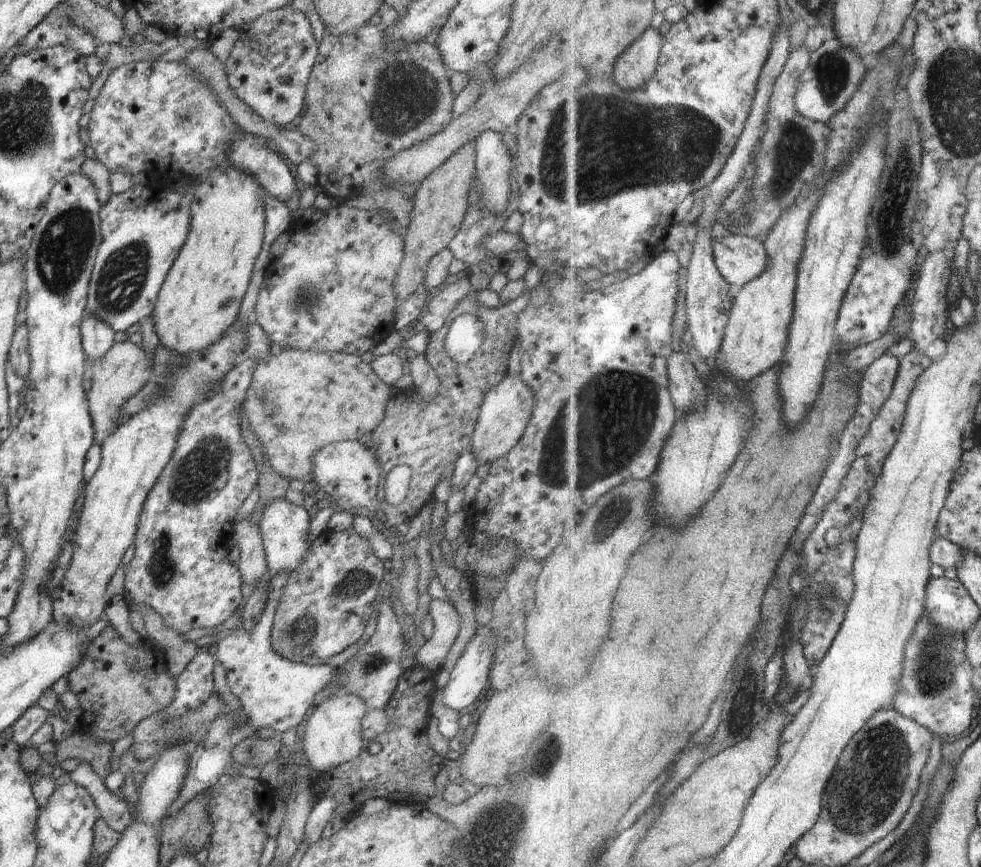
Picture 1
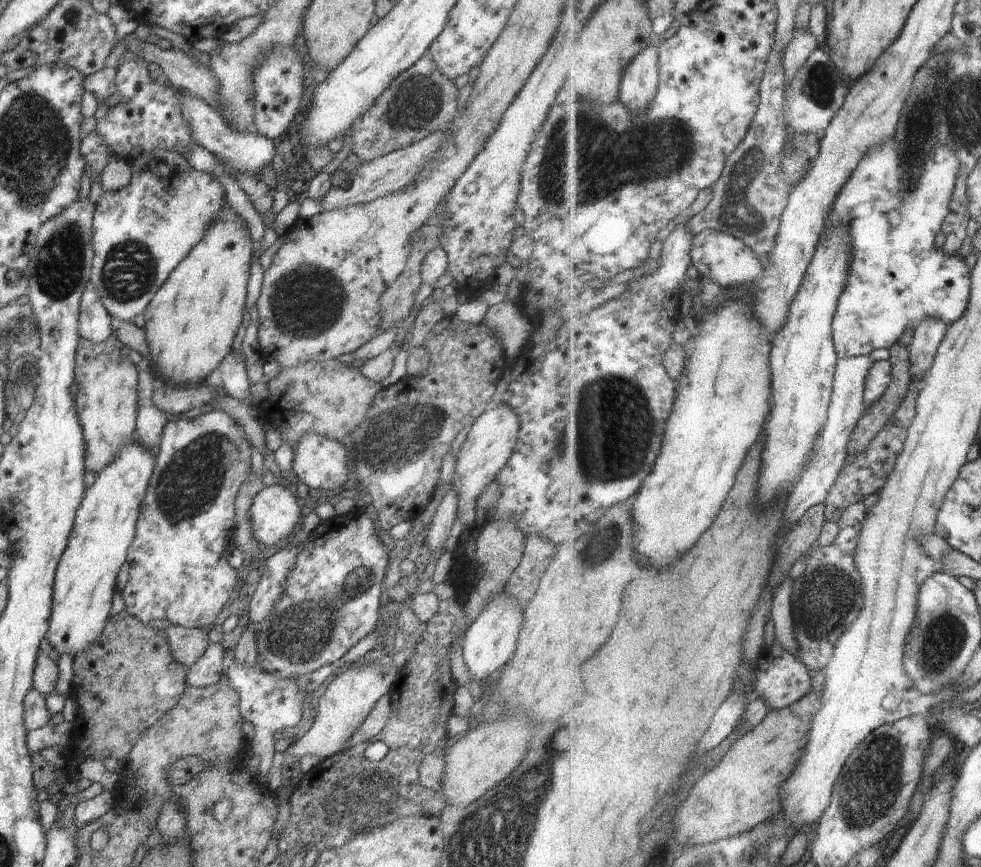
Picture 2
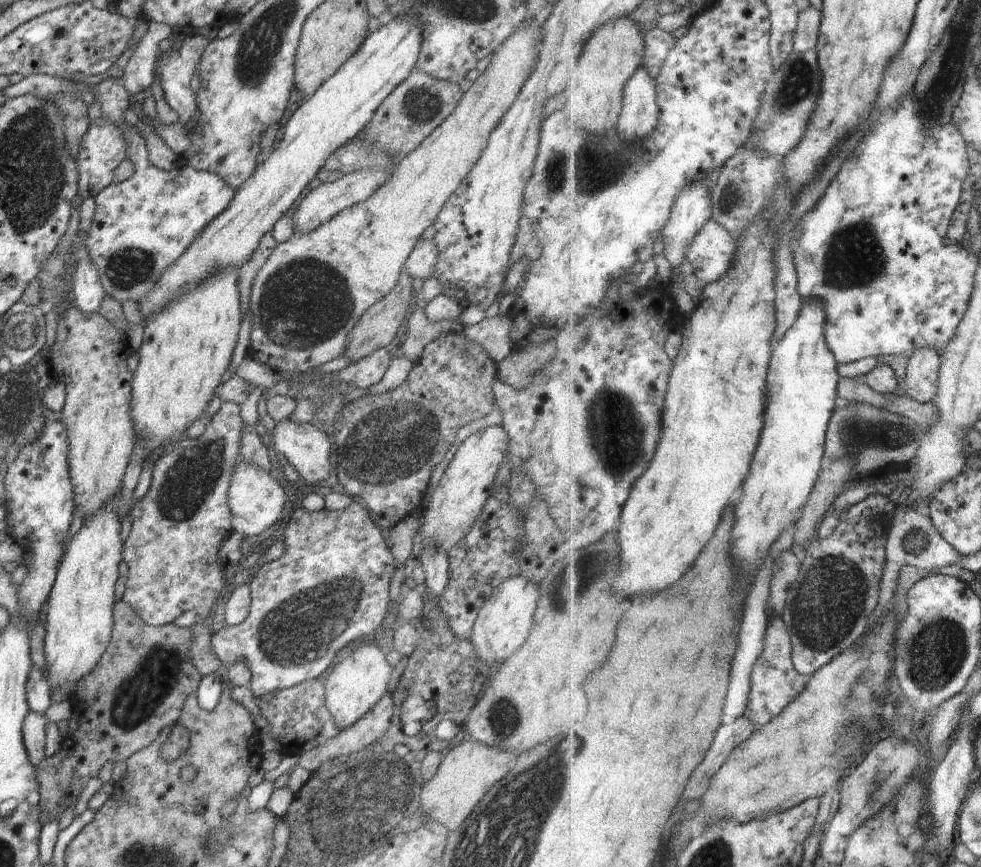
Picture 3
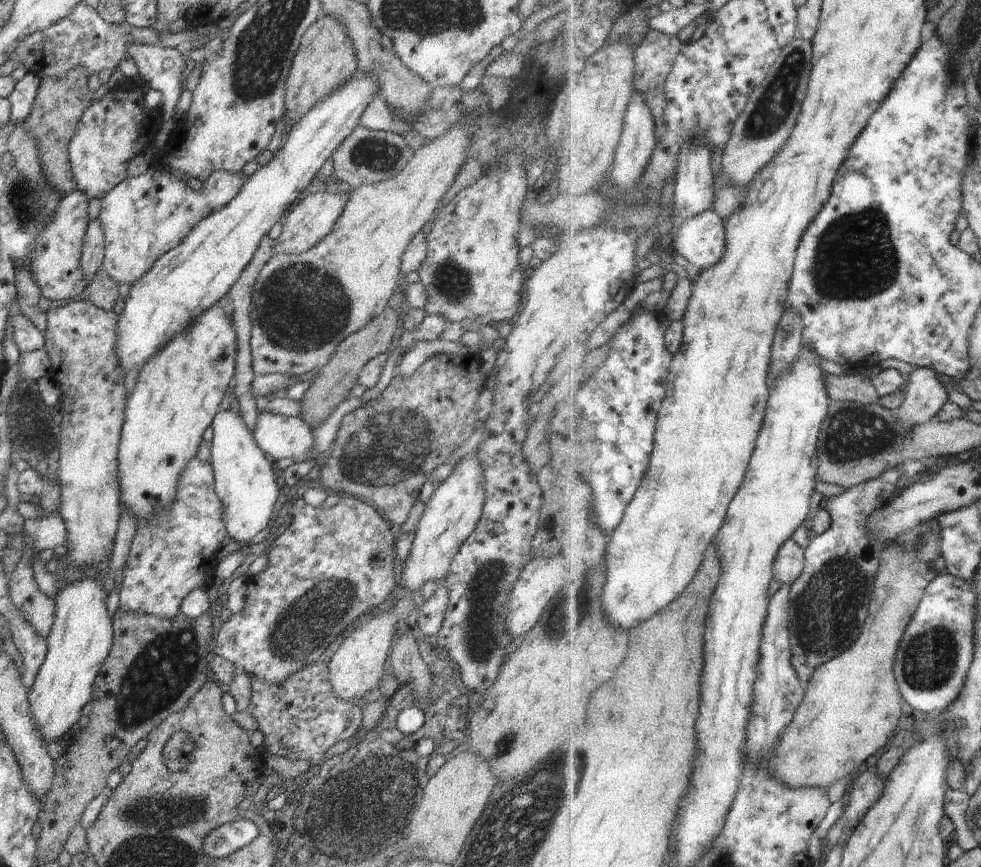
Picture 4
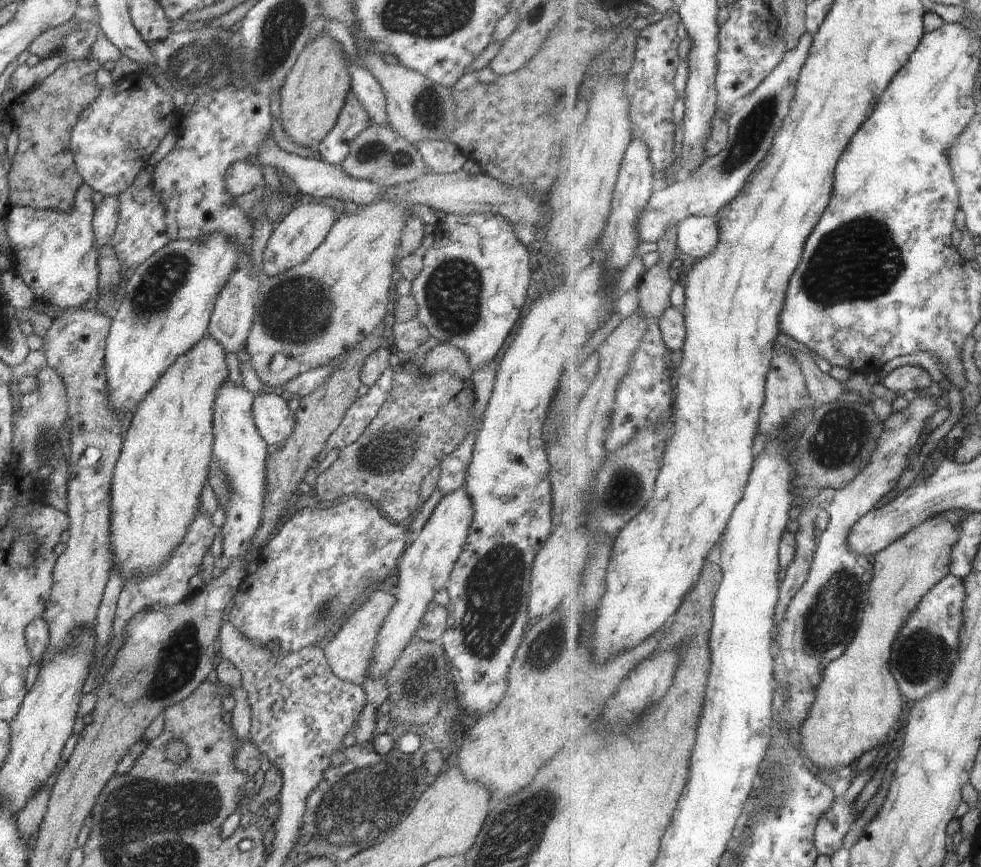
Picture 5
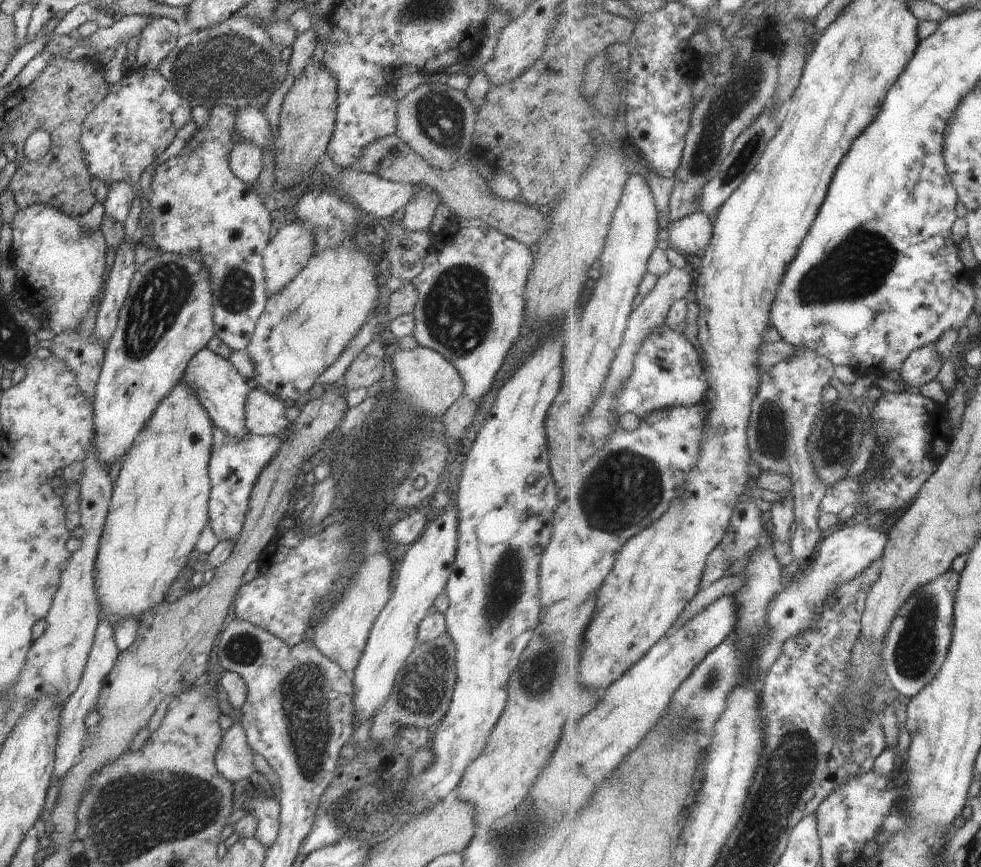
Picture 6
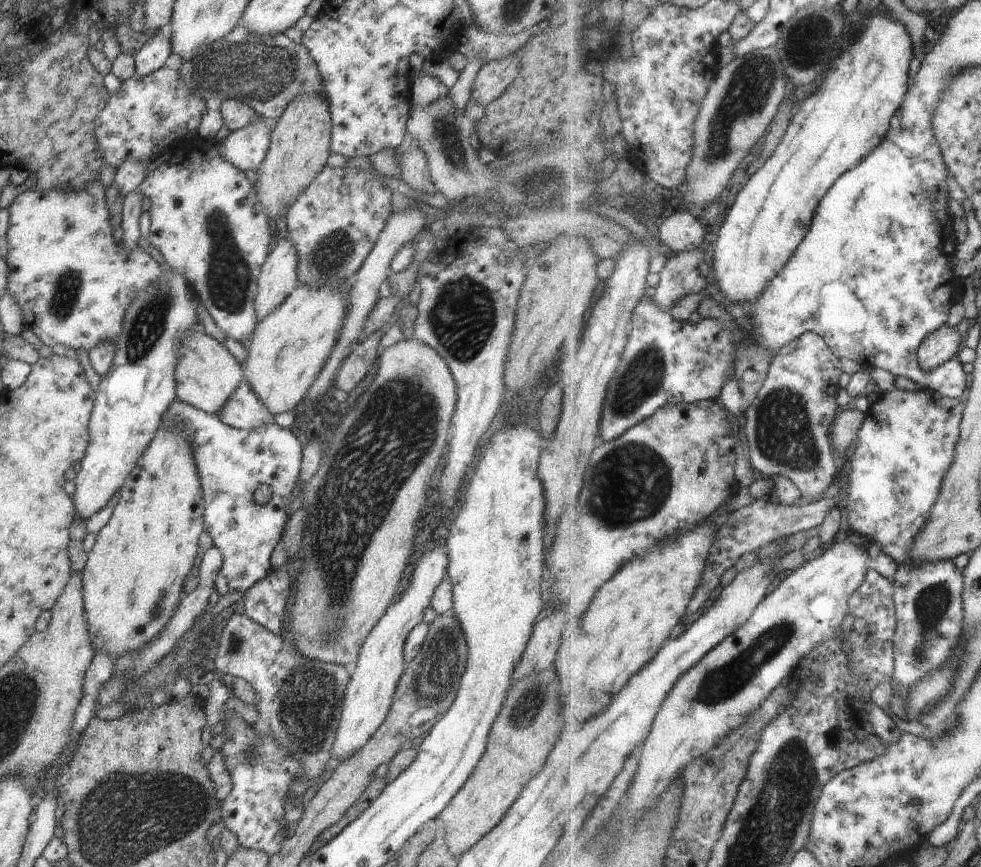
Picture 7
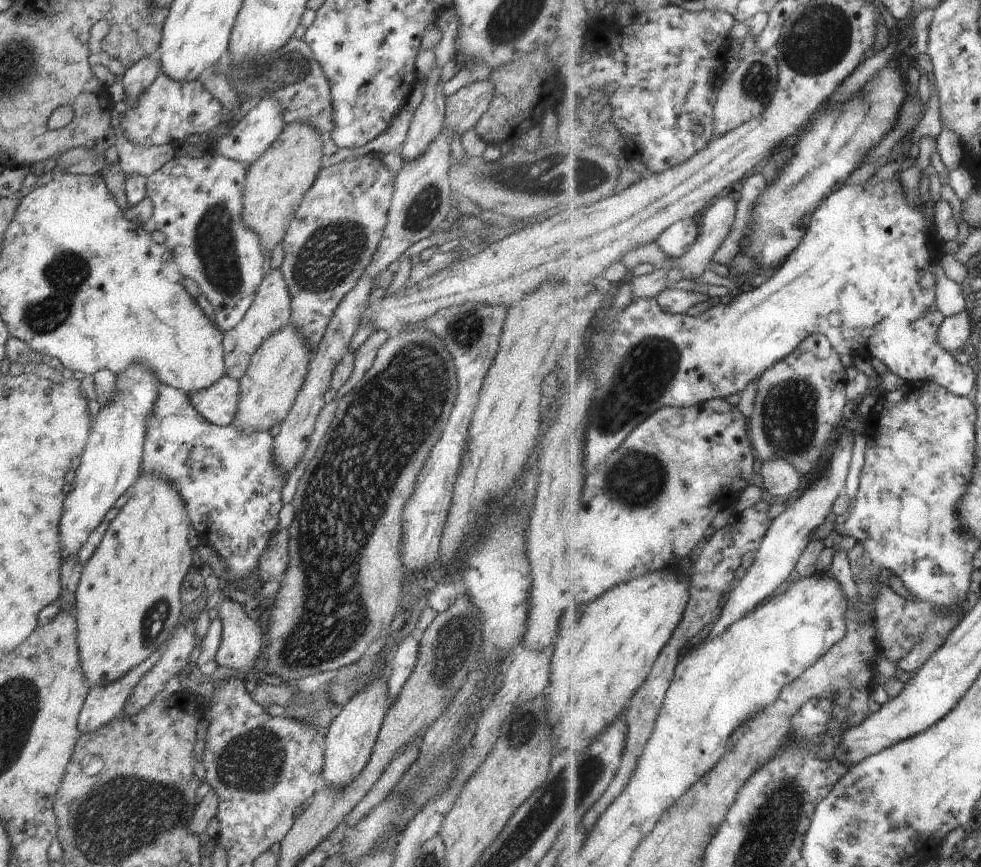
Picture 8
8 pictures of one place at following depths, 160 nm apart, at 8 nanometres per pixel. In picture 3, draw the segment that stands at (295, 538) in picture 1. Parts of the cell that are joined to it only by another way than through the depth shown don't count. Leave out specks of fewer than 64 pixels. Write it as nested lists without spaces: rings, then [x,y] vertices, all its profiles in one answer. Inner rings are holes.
[[[250,461],[238,463],[231,474],[228,487],[228,506],[232,513],[231,525],[242,536],[258,535],[279,522],[286,504],[284,485],[262,467]]]

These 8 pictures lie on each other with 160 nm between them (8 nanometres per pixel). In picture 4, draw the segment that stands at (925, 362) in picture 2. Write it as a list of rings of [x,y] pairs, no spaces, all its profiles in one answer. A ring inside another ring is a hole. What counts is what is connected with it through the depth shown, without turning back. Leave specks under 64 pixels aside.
[[[920,367],[909,377],[906,400],[899,411],[901,419],[911,429],[929,423],[942,412],[950,396],[946,379],[938,380],[939,373],[930,367]]]

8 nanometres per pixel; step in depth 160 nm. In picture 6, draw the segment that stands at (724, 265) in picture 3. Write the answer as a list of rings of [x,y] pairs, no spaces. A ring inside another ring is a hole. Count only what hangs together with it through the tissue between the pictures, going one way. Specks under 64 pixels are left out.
[[[694,213],[668,224],[665,228],[665,244],[674,247],[684,256],[708,250],[715,238],[715,223],[704,213]]]

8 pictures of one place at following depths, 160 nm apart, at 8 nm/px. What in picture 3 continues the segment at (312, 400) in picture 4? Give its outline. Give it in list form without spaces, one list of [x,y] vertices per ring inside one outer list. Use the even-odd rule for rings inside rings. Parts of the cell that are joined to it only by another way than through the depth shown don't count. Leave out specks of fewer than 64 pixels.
[[[402,272],[396,286],[383,299],[368,308],[349,332],[347,347],[344,349],[343,356],[348,358],[351,364],[378,349],[384,349],[394,340],[398,328],[402,326],[402,320],[406,318],[406,312],[410,310],[410,302],[414,300],[415,292],[411,283],[412,279],[413,277],[407,272]]]

